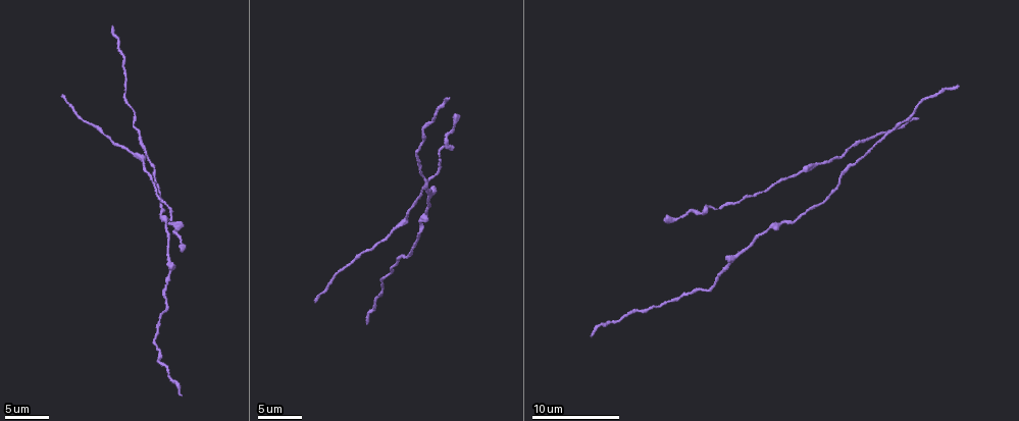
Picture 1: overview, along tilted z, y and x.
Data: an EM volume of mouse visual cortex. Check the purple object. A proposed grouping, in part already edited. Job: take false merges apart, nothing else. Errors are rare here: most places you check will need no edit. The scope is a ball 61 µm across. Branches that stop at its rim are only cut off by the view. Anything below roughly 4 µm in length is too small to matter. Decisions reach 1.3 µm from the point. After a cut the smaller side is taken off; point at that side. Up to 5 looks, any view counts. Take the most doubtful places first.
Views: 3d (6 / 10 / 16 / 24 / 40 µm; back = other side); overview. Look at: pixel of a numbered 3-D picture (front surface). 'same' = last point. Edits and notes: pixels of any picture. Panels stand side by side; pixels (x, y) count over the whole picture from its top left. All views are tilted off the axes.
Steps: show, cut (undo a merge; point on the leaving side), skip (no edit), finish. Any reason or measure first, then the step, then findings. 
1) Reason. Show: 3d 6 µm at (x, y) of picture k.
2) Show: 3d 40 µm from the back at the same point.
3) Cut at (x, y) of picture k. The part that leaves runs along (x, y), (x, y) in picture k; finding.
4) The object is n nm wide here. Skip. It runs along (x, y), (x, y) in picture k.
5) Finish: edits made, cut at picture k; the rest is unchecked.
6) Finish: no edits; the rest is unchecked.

Show: 3d 10 µm at (829, 159) of picture 1.

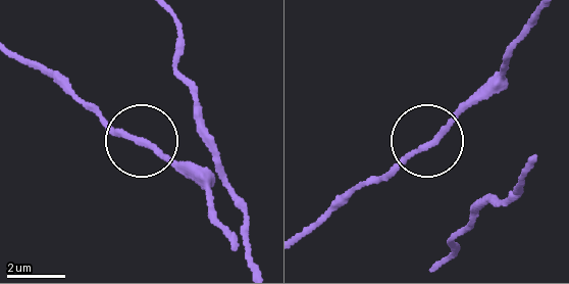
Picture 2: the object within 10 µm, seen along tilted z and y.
The side arm is 14 µm long. Skip. Continuous, no second neuron.

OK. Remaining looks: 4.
Sudden change in width. Show: 3d 10 µm at (441, 148) of picture 1.

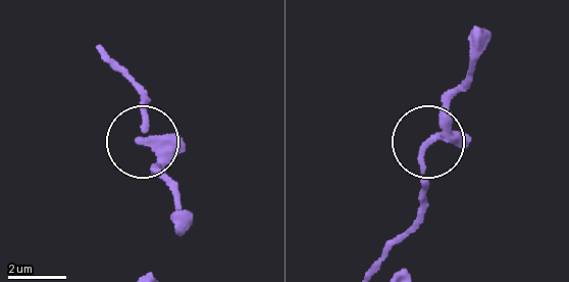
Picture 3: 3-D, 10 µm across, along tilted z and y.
The object is 210 nm wide here. Skip. One neuron here.

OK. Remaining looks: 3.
Sudden change in width. Show: 3d 10 µm at (742, 253) of picture 1.

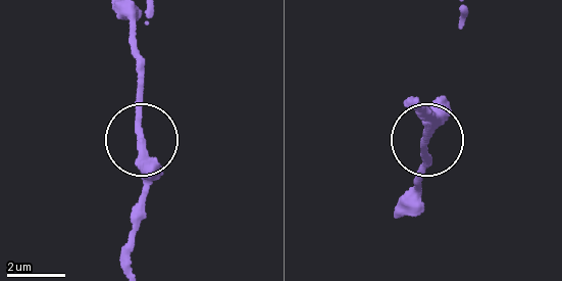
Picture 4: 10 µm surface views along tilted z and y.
Other side. Show: 3d 10 µm from the back at (428, 138) of picture 4.

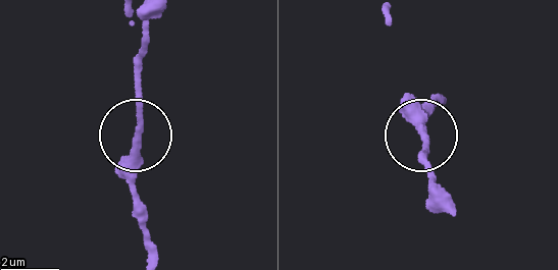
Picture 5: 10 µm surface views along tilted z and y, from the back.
Skip. It runs along (156, 10), (137, 80), (133, 202) in picture 5; all the same neuron.

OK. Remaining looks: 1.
Finish: no edits; the rest is unchecked.

